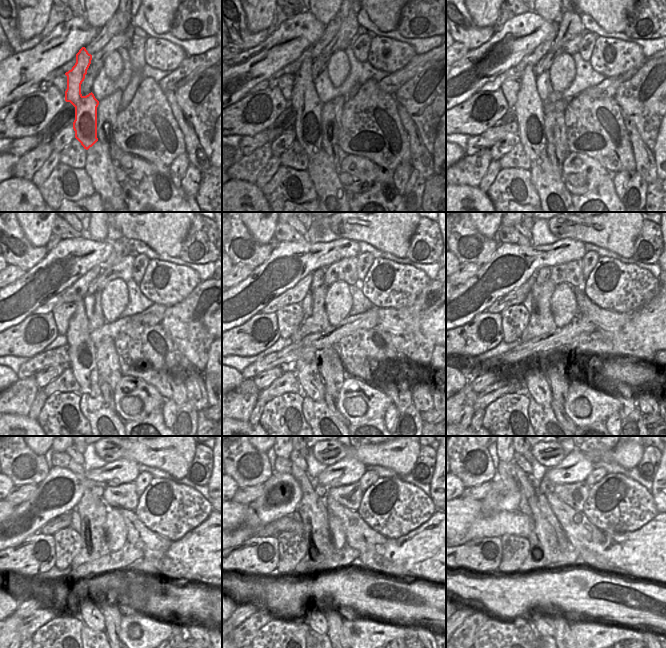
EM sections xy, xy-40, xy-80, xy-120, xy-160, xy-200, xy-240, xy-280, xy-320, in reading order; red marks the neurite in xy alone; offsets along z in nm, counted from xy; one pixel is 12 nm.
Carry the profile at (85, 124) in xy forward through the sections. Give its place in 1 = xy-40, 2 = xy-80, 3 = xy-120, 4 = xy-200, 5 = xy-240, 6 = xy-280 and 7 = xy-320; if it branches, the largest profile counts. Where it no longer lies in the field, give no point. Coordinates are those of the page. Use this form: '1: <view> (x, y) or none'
1: xy-40 (305, 101)
2: xy-80 (529, 108)
3: xy-120 (82, 351)
4: xy-200 (530, 368)
5: xy-240 (86, 605)
6: xy-280 (315, 613)
7: xy-320 (541, 620)

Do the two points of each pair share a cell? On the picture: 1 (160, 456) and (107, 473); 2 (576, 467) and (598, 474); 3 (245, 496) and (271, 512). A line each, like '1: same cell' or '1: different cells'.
1: different cells
2: different cells
3: different cells

